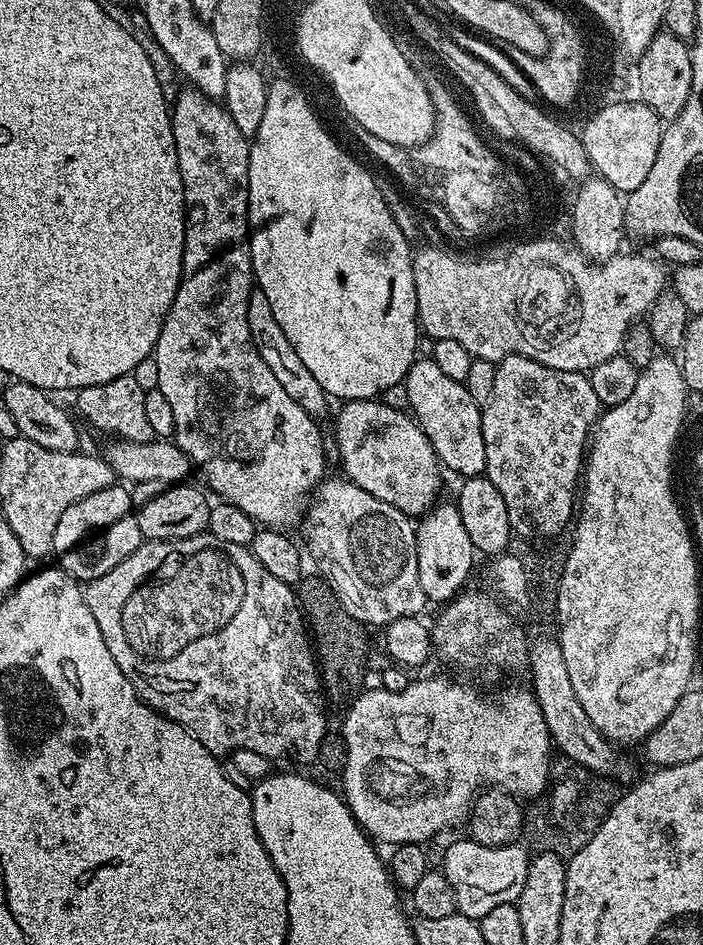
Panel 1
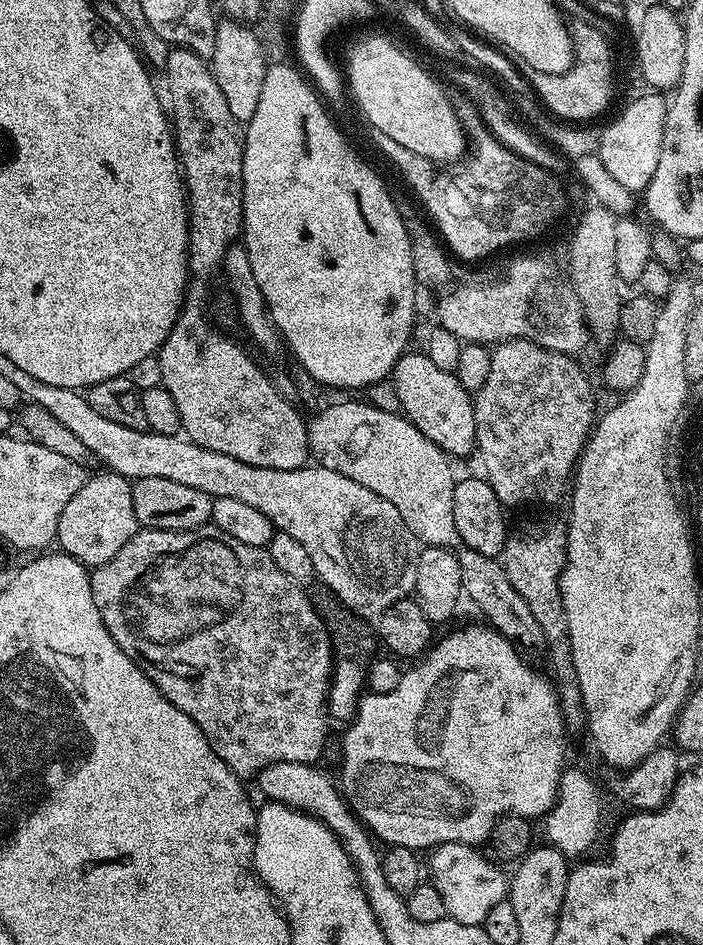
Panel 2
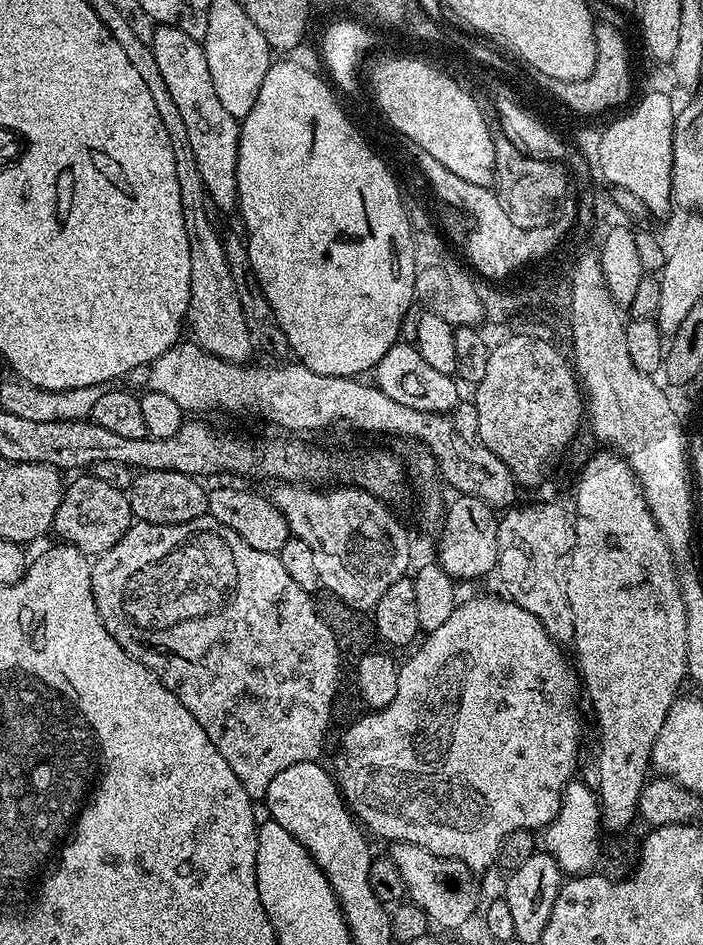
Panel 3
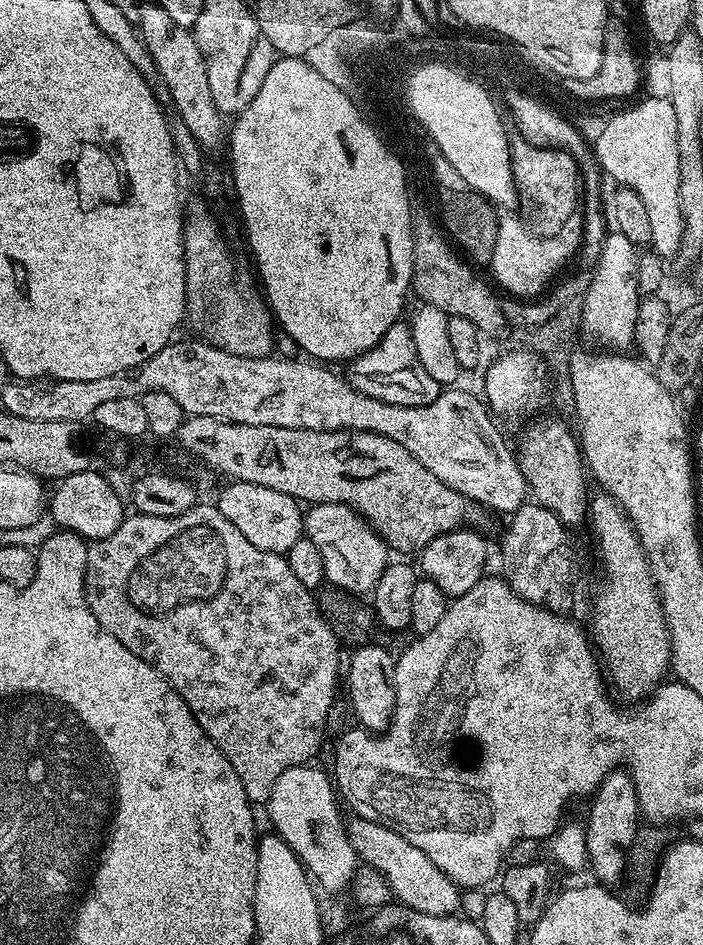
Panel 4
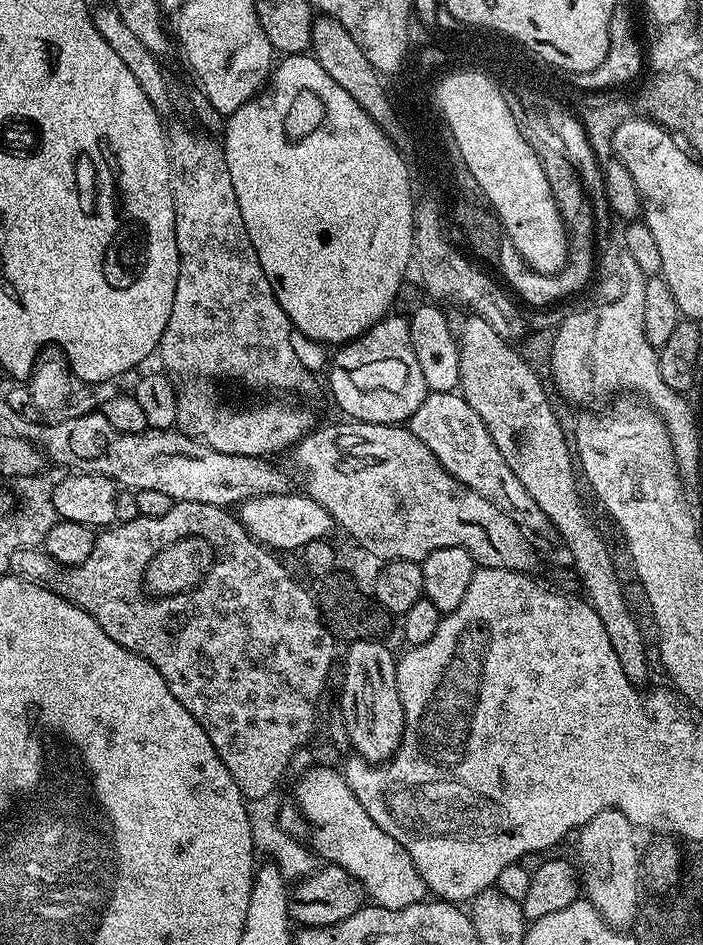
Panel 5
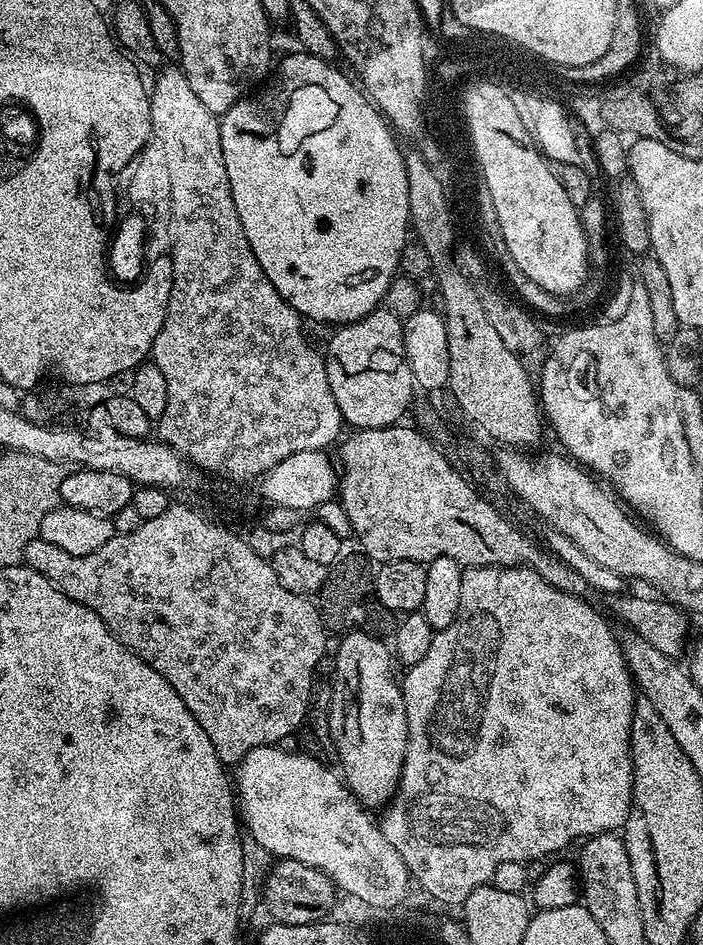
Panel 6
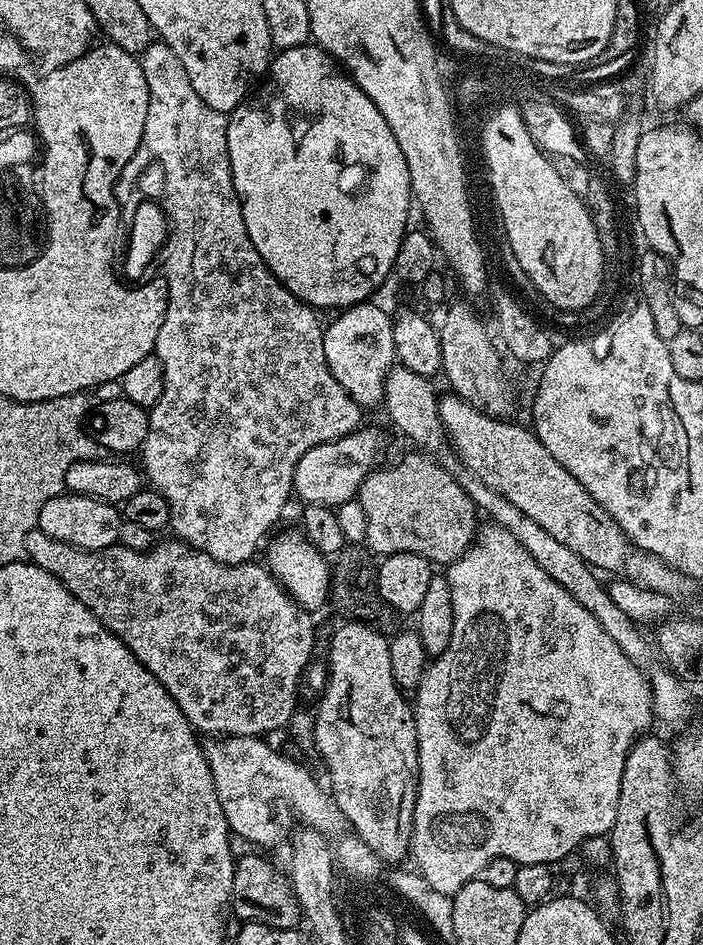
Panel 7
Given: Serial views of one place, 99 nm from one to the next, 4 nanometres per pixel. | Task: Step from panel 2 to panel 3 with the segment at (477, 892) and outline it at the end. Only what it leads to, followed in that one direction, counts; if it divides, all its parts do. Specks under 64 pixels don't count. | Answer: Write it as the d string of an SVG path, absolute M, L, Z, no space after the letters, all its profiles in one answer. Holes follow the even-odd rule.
M393 843L391 848L390 858L402 878L407 899L423 910L435 927L437 924L440 928L460 928L475 912L477 915L477 877L466 865L430 854L430 850L422 846Z

